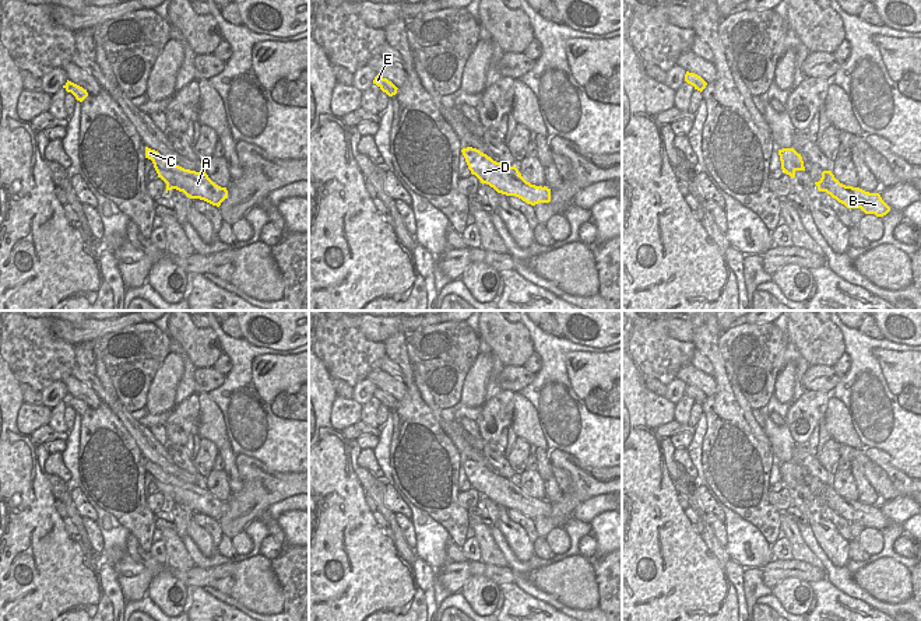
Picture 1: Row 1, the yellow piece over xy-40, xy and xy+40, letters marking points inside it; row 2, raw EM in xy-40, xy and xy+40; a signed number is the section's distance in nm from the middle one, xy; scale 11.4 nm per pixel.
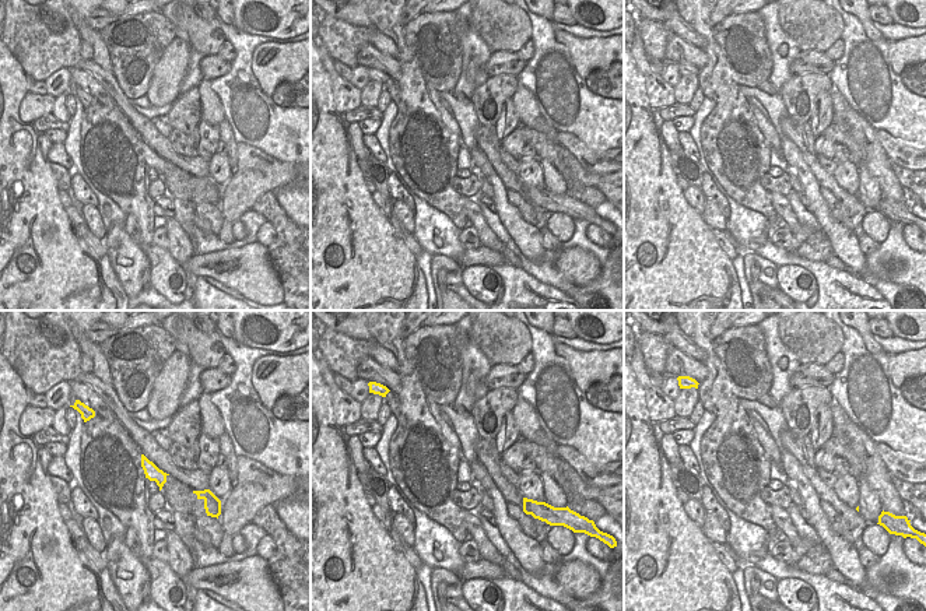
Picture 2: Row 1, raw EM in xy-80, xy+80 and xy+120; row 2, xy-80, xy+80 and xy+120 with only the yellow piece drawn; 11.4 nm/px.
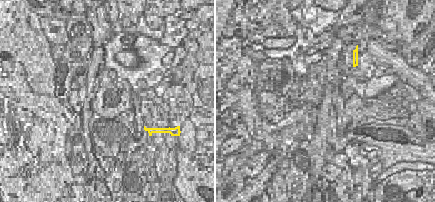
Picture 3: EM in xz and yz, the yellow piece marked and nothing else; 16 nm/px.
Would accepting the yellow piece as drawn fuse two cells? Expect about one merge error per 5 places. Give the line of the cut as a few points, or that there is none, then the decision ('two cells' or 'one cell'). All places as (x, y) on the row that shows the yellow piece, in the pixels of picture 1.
no cut | one cell

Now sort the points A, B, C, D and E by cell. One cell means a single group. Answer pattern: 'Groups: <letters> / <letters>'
Groups: A B C D E

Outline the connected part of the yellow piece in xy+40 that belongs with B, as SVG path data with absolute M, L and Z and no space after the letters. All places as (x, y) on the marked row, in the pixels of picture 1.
M823 171L819 182L815 182L819 192L826 192L847 208L861 208L865 214L883 217L890 207L882 200L879 193L869 193L860 187L840 183L832 171Z

